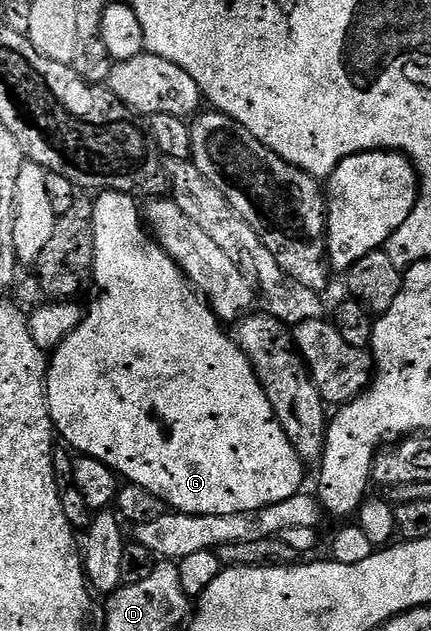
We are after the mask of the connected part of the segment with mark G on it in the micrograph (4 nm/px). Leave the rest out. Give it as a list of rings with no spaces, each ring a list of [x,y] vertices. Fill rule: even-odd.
[[[105,190],[98,195],[99,199],[94,199],[93,202],[93,221],[95,222],[95,248],[93,251],[93,282],[99,285],[99,299],[92,304],[91,307],[86,307],[83,315],[83,320],[78,327],[58,347],[53,350],[49,358],[47,367],[47,407],[51,413],[51,423],[55,425],[58,437],[72,451],[78,452],[80,455],[88,458],[96,458],[106,464],[109,469],[114,470],[120,479],[126,480],[133,485],[139,485],[143,489],[147,489],[152,496],[160,503],[168,502],[172,511],[180,514],[200,514],[201,516],[233,516],[234,514],[244,514],[245,512],[253,512],[257,508],[265,508],[269,504],[281,504],[281,500],[289,500],[294,494],[300,493],[304,489],[303,486],[303,469],[305,463],[299,457],[298,452],[289,444],[287,433],[281,428],[281,424],[277,420],[277,416],[273,412],[273,408],[269,404],[269,396],[265,396],[263,386],[259,383],[259,378],[255,374],[255,369],[251,367],[251,361],[245,356],[245,352],[241,352],[241,348],[236,344],[234,337],[230,333],[227,334],[224,323],[219,320],[214,310],[210,305],[197,293],[194,286],[187,281],[187,275],[180,270],[177,263],[159,247],[158,242],[145,229],[144,219],[141,217],[141,206],[134,197],[128,194],[122,194],[119,190]]]

